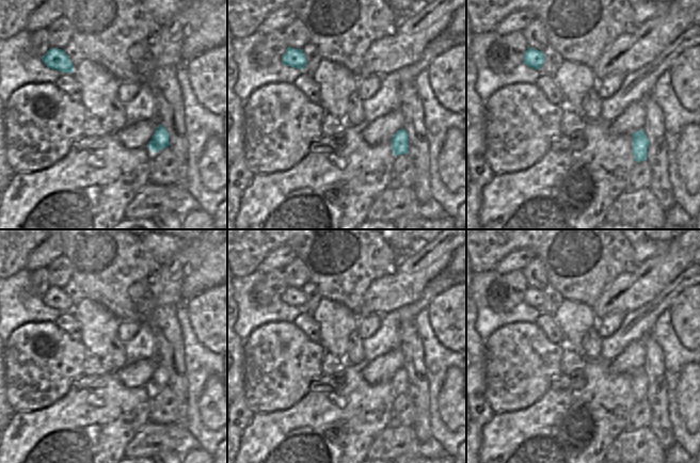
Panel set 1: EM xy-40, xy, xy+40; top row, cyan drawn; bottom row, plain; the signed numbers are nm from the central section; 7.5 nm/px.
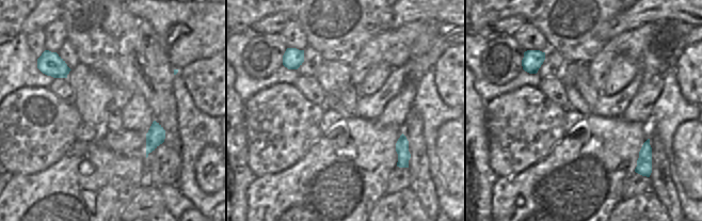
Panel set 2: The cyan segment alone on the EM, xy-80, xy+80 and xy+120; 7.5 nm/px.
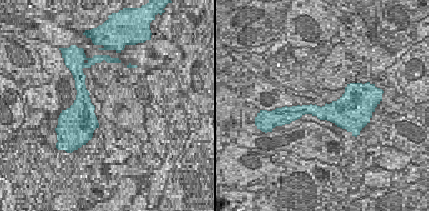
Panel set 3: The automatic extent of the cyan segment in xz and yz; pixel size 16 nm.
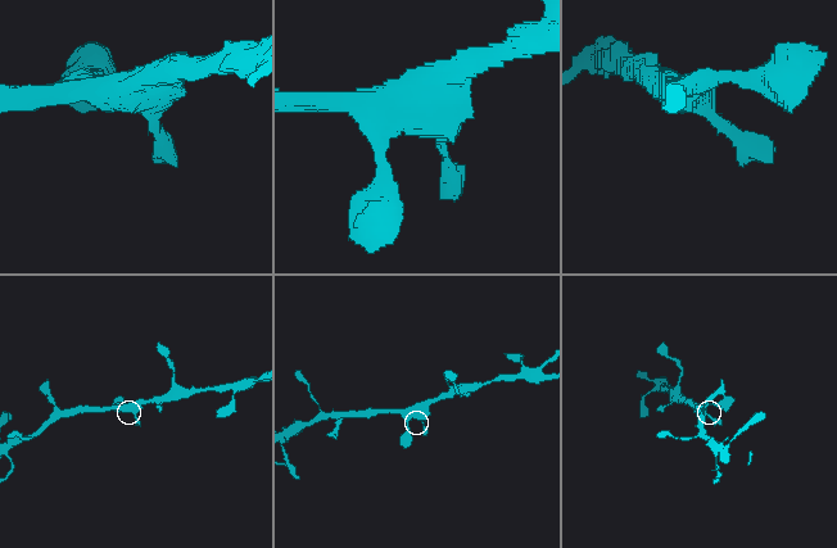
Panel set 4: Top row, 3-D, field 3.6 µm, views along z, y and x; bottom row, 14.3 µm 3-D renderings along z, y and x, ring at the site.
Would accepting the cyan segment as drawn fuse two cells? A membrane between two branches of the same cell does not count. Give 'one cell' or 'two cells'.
one cell

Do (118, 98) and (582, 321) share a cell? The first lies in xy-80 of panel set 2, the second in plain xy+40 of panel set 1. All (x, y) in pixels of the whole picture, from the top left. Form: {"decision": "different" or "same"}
{"decision": "different"}

